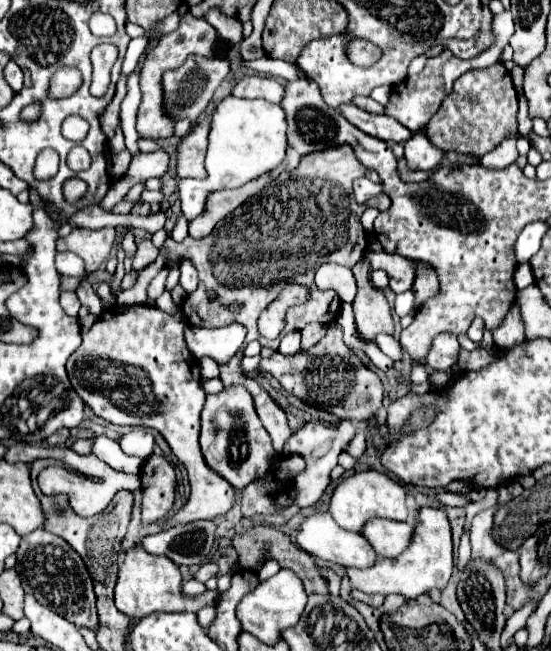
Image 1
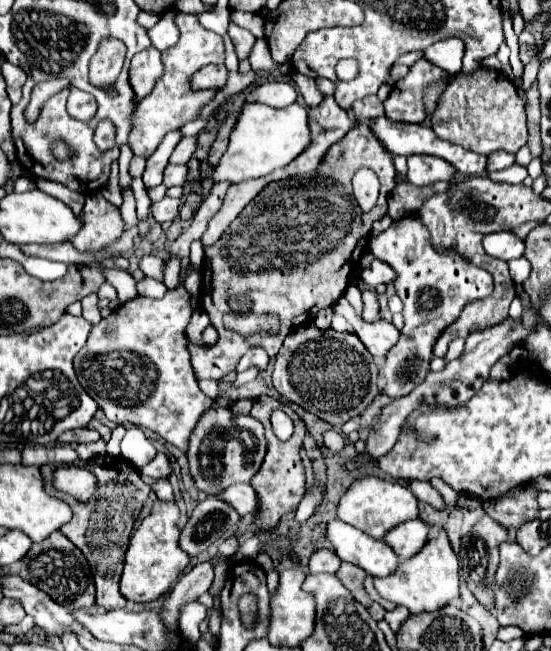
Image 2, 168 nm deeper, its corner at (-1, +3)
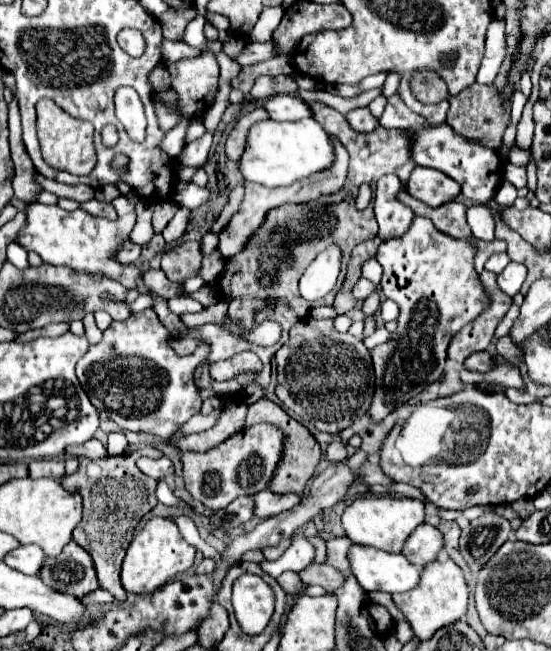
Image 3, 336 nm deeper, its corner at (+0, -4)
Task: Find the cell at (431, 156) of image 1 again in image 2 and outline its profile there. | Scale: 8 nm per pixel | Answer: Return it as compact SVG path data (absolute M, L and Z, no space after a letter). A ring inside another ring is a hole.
M407 156L407 178L417 186L425 186L437 180L451 180L453 172L453 166L445 164L445 160L437 160L435 156Z

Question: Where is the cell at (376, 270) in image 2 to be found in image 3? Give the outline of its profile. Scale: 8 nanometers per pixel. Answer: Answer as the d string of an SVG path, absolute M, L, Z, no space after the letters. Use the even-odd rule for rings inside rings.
M360 279L356 285L354 285L354 289L352 289L352 295L354 295L354 299L356 301L364 301L372 291L376 291L376 285L374 283L370 283L368 279Z

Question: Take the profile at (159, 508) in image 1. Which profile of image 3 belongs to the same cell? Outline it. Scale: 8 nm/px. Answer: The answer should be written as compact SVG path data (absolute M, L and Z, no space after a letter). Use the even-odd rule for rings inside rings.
M154 517L132 539L126 551L126 557L122 563L122 585L128 593L134 593L134 595L154 593L164 583L168 583L174 575L188 571L194 563L194 553L196 549L184 541L184 537L178 531L178 525L172 519Z

